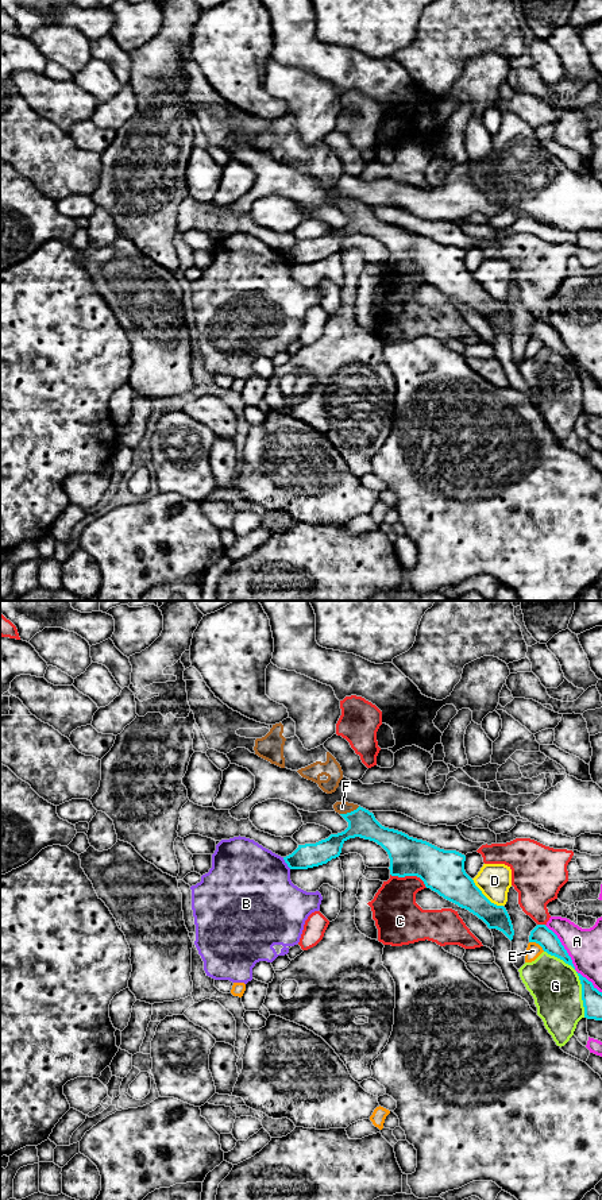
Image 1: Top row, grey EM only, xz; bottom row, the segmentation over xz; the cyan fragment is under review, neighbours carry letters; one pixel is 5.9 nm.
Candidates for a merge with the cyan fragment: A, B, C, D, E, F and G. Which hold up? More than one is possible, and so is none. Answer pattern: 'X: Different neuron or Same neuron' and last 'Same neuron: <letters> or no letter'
A: Different neuron
B: Different neuron
C: Different neuron
D: Different neuron
E: Different neuron
F: Same neuron
G: Different neuron
Same neuron: F

